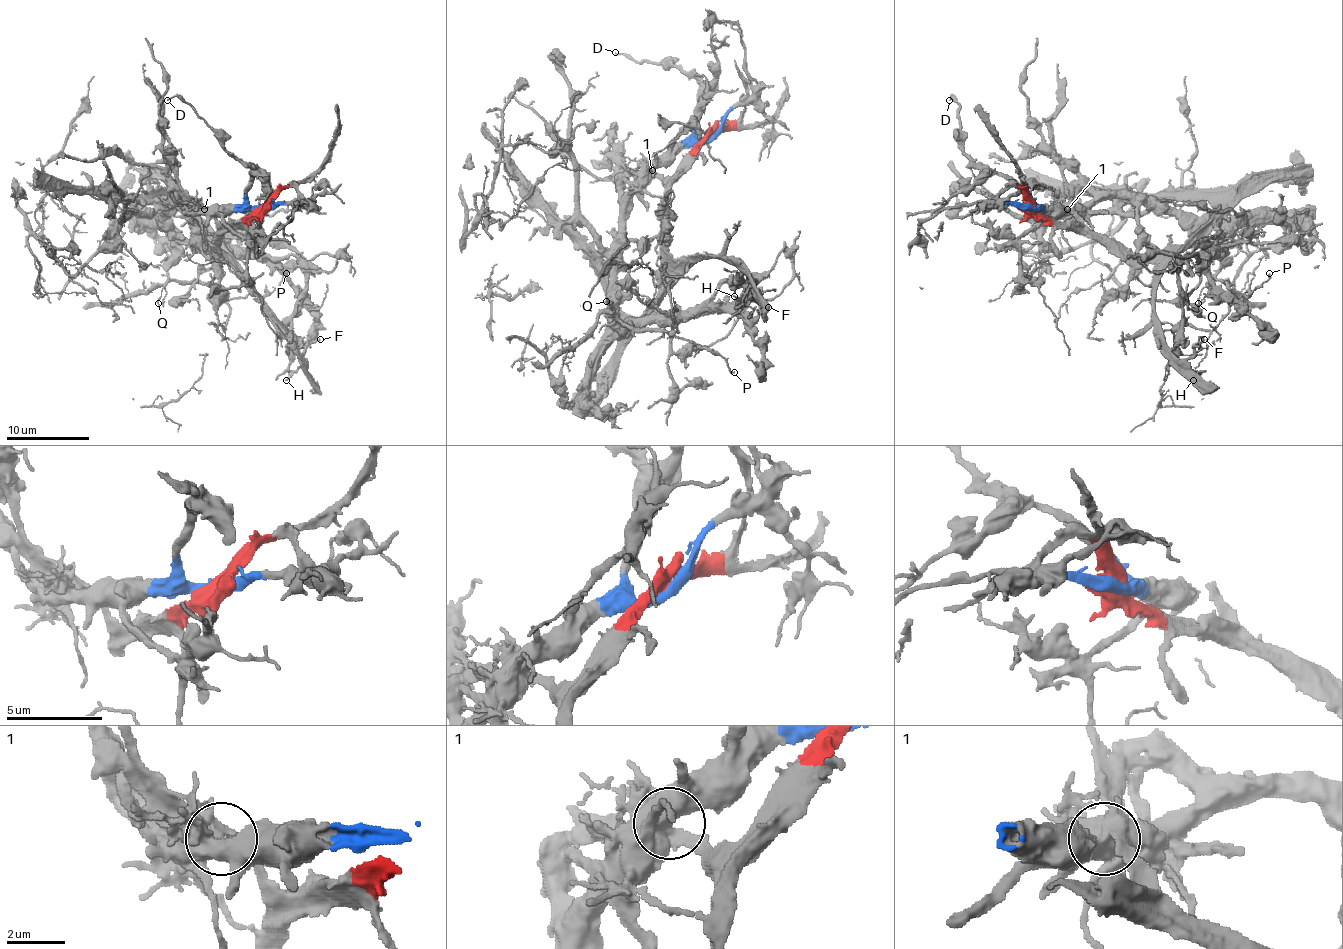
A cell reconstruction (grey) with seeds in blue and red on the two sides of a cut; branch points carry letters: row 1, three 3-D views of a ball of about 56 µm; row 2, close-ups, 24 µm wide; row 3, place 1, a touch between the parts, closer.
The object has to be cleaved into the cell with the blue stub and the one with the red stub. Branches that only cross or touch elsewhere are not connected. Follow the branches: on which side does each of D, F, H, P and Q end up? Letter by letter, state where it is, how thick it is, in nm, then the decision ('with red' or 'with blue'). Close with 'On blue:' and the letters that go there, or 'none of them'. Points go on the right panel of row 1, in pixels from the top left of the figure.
D: place (949, 100); calibre 110 nm; with blue
F: place (1204, 339); calibre 140 nm; with red
H: place (1193, 380); calibre 150 nm; with red
P: place (1269, 273); calibre 120 nm; with blue
Q: place (1198, 303); calibre 130 nm; with blue
On blue: D, P, Q

